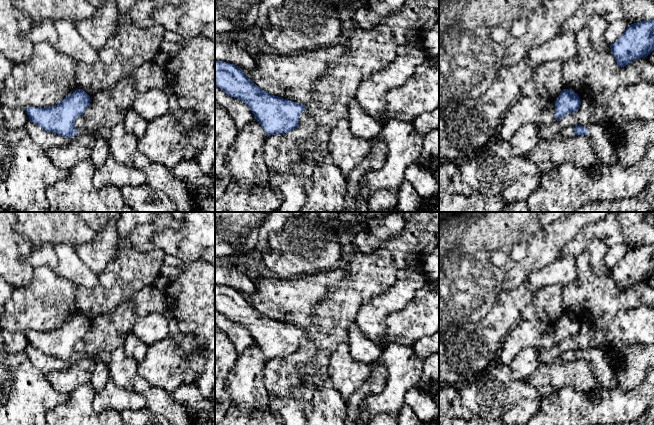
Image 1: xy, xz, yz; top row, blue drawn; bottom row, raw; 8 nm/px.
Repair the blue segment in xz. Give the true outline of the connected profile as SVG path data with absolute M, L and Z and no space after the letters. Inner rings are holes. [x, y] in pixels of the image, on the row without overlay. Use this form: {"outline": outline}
{"outline": "M215 284L215 311L246 327L268 360L278 357L284 358L296 353L299 350L300 338L306 332L305 329L262 314L244 298L240 291L227 286Z"}

